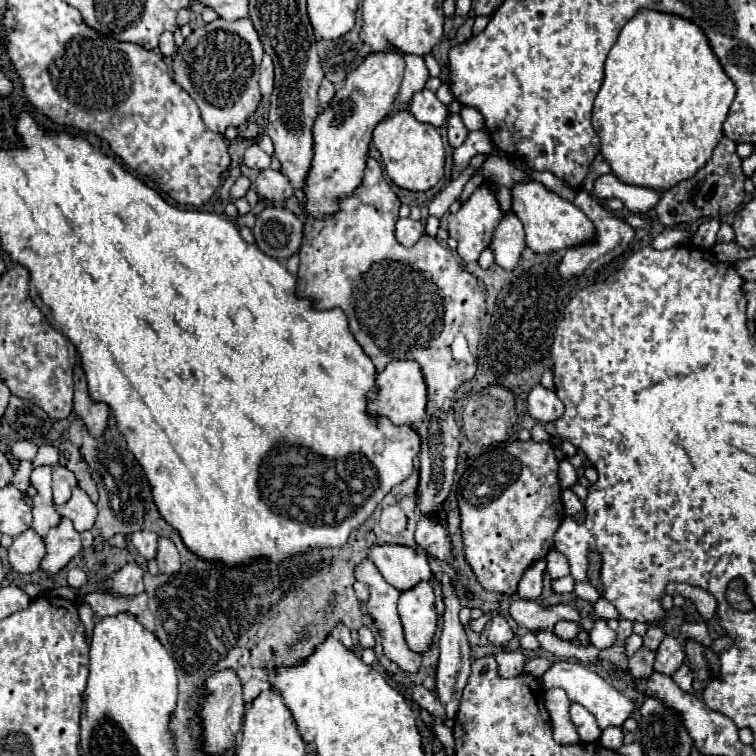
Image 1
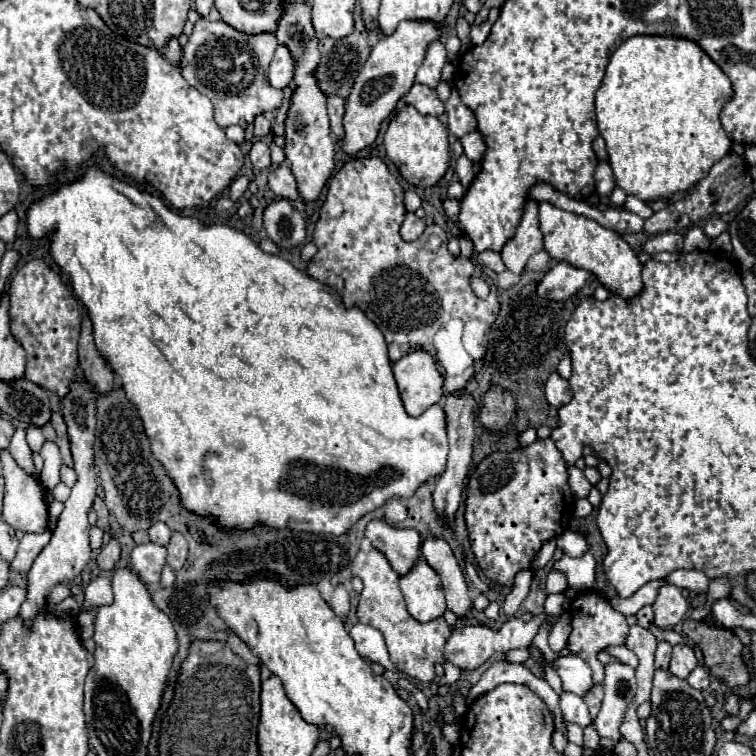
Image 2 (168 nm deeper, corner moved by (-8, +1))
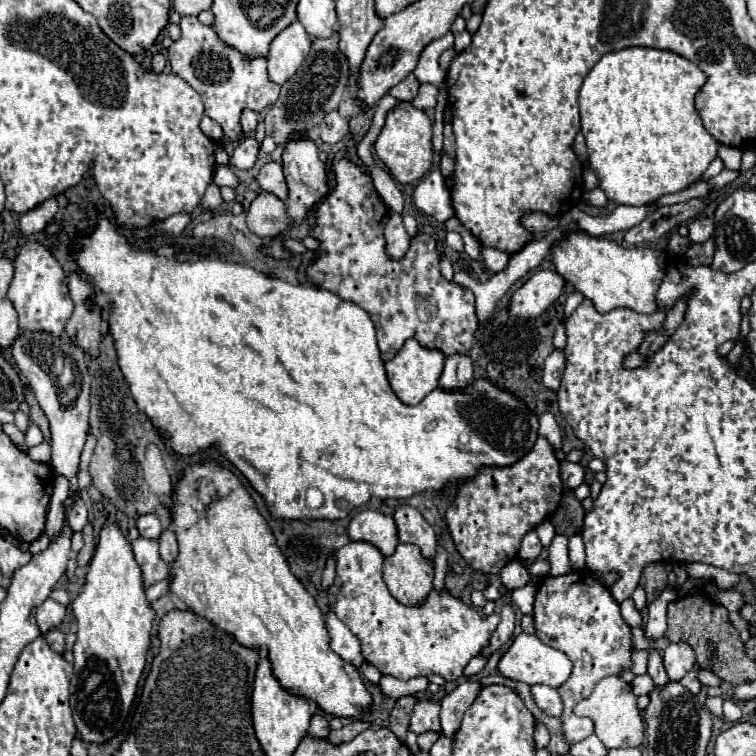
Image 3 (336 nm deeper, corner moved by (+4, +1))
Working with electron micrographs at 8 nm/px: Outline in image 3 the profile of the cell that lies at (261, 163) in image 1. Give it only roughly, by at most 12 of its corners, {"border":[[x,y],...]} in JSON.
{"border":[[246,136],[234,154],[230,166],[250,170],[258,158],[260,146]]}

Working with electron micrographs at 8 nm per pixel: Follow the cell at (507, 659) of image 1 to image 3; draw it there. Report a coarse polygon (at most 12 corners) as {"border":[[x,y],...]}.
{"border":[[464,680],[442,698],[442,734],[454,738],[480,680]]}

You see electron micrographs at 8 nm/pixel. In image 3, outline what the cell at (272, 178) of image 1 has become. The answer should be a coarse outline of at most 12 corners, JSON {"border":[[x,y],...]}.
{"border":[[268,162],[258,172],[264,192],[286,200],[288,188],[282,164]]}

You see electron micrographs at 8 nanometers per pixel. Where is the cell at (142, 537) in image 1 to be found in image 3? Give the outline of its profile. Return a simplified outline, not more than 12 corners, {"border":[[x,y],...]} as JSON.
{"border":[[156,514],[140,516],[136,526],[142,538],[158,538],[162,526]]}

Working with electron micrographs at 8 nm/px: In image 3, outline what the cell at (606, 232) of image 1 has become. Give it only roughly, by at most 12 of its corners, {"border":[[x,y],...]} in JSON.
{"border":[[554,270],[530,276],[512,296],[510,314],[540,316],[564,290]]}

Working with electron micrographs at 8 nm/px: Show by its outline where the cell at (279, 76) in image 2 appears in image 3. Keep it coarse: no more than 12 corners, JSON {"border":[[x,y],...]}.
{"border":[[298,20],[270,44],[268,78],[284,84],[308,56]]}

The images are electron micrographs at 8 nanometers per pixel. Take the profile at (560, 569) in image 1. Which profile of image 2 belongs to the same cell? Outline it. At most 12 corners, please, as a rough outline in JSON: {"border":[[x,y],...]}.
{"border":[[566,530],[556,538],[558,548],[572,558],[588,552],[584,536]]}

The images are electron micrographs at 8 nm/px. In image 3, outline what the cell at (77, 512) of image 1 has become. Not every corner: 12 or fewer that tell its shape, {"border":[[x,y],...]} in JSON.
{"border":[[82,500],[70,512],[70,528],[80,532],[88,522],[88,510]]}

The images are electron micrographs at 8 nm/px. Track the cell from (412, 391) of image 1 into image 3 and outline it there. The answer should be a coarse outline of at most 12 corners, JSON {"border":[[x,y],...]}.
{"border":[[414,338],[386,362],[394,394],[420,404],[444,360]]}

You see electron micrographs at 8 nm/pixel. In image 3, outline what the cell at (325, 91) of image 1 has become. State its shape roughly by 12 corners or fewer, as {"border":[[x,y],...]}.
{"border":[[336,110],[324,116],[320,140],[336,144],[348,132],[348,120]]}

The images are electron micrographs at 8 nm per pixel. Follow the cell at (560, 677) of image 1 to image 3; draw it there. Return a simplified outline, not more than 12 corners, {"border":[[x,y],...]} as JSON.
{"border":[[524,632],[498,668],[506,678],[560,688],[572,674],[564,652]]}

